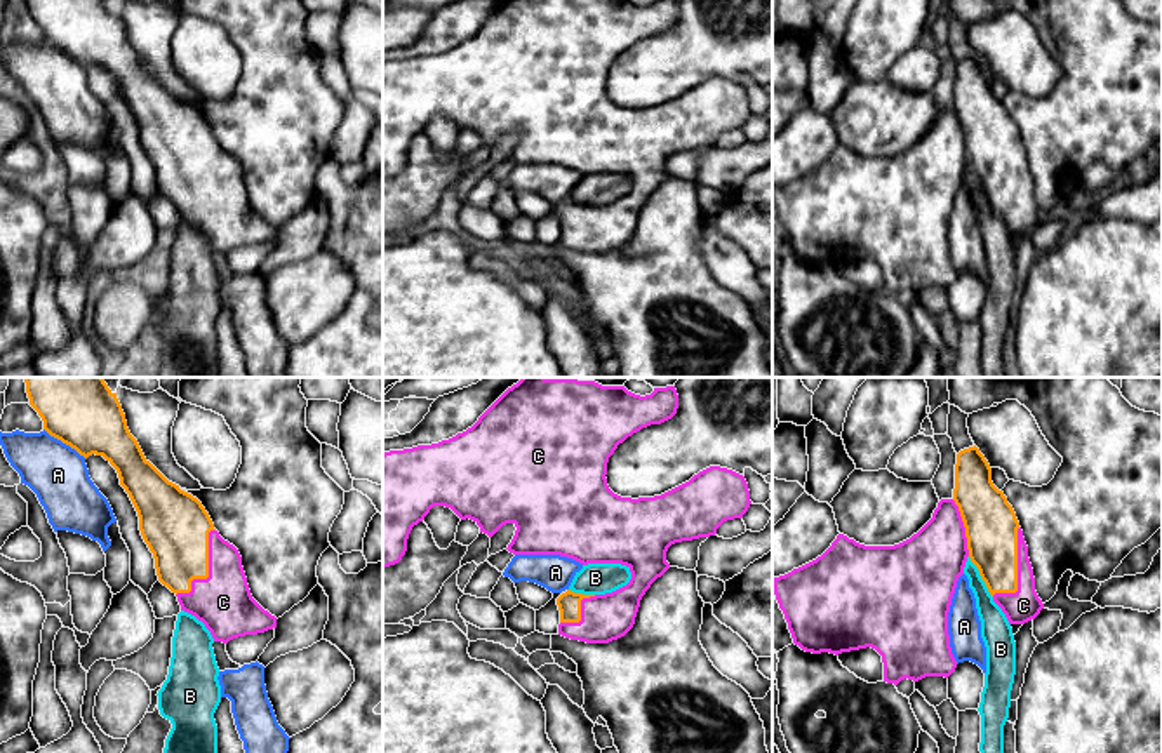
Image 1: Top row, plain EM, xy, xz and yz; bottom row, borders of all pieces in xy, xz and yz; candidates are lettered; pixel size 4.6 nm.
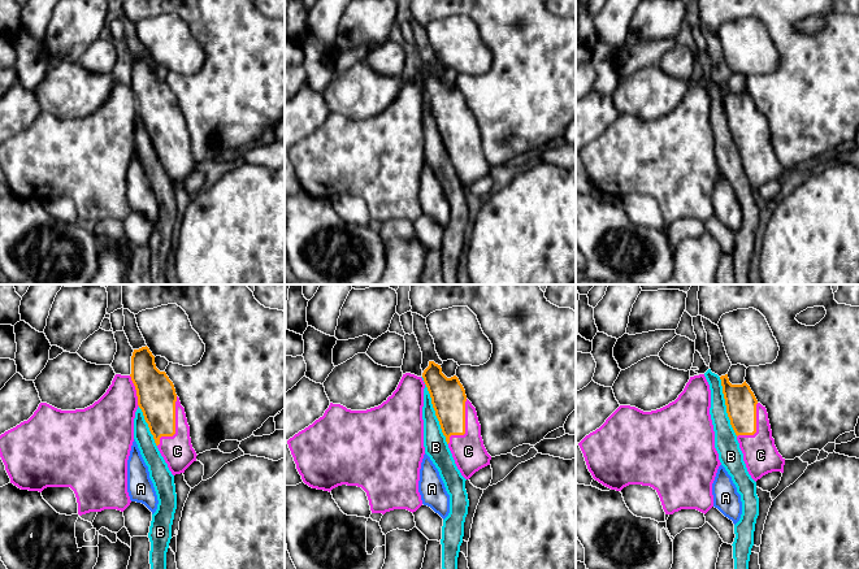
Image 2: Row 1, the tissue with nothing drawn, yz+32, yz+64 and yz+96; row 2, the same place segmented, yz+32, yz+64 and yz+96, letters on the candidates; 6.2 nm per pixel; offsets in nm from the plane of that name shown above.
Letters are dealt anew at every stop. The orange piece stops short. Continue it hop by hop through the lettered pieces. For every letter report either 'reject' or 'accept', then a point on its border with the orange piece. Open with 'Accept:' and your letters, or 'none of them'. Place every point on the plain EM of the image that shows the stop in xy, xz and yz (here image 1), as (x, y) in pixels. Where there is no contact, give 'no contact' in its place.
Accept: C
A: reject; meets orange in xy at (65, 53)
B: reject; meets orange in yz at (981, 188)
C: accept; meets orange in xy at (207, 181)

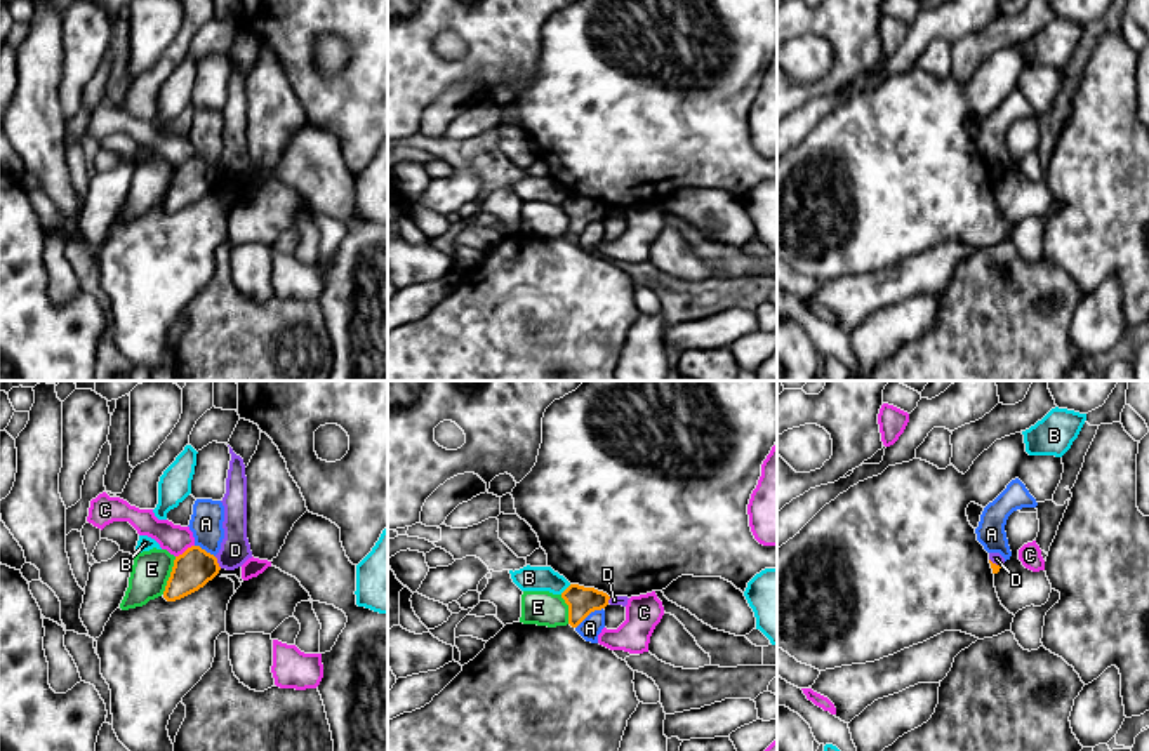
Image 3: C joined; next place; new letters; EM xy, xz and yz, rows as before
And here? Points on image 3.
Accept: none of them
A: reject; meets orange in xz at (588, 225)
B: reject; meets orange in xz at (567, 199)
C: reject; meets orange in xy at (186, 160)
D: reject; meets orange in xy at (216, 172)
E: reject; meets orange in xy at (171, 186)

